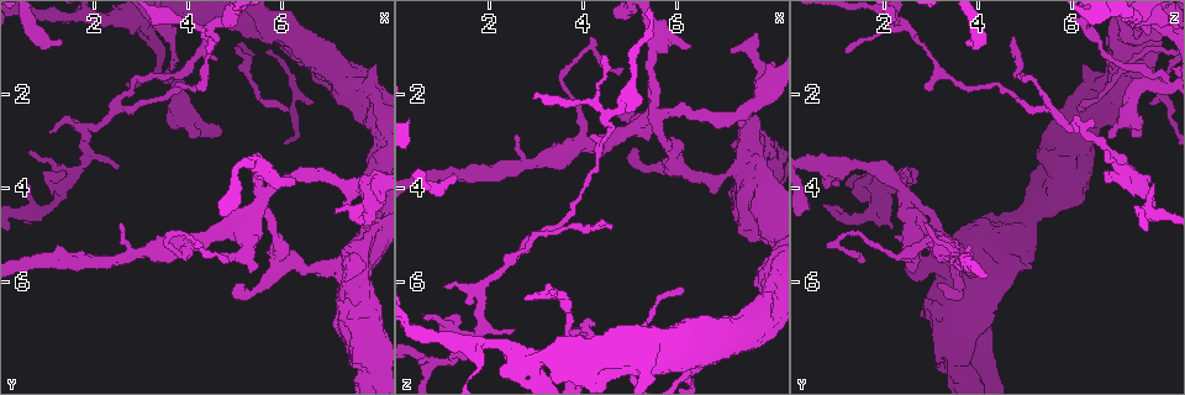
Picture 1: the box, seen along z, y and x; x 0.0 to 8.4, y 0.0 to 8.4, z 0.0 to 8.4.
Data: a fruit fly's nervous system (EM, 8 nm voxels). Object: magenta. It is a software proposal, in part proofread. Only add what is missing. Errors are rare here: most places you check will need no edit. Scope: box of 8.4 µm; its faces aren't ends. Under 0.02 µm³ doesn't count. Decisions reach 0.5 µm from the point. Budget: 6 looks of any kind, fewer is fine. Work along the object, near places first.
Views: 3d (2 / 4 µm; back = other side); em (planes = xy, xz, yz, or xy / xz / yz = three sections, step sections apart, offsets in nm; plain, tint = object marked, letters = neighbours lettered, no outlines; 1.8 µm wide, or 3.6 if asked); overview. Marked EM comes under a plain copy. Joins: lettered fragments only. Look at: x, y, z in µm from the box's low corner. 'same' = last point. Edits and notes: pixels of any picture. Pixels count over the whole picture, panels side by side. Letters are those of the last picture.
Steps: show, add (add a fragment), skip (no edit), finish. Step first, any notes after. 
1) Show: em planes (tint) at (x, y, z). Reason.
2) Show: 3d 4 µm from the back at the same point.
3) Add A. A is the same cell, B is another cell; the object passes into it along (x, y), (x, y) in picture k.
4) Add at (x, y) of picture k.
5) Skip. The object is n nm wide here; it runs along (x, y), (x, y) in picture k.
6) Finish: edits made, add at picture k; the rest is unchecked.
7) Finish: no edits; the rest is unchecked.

Show: em 3.6 µm planes (letters) at (5.50, 4.35, 2.55). Four or more arms meet.

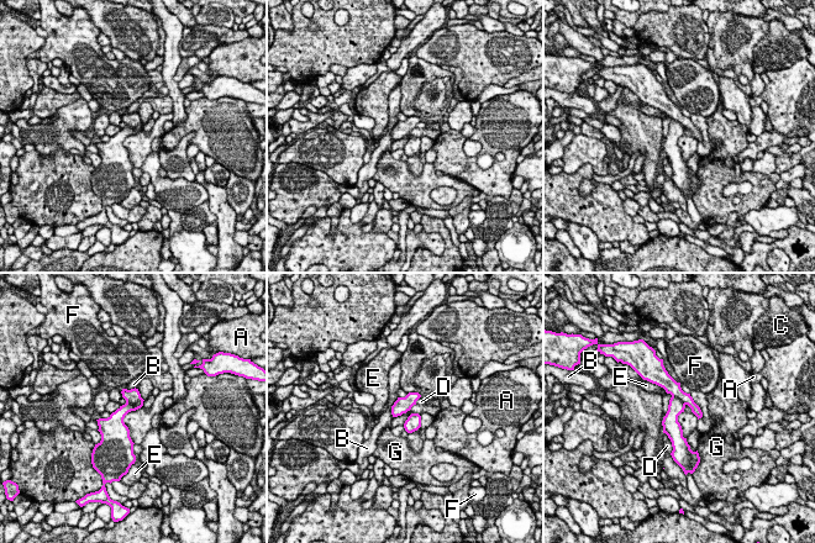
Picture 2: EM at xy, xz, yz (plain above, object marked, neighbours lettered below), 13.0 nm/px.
Skip. A, B, C, D, E, F and G are other cells; a border runs along (398, 396), (392, 406), (393, 417) in picture 2; none of them fits.

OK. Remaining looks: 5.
Show: em xy step 4 (tint) at (3.75, 1.80, 7.80). Narrows sharply.

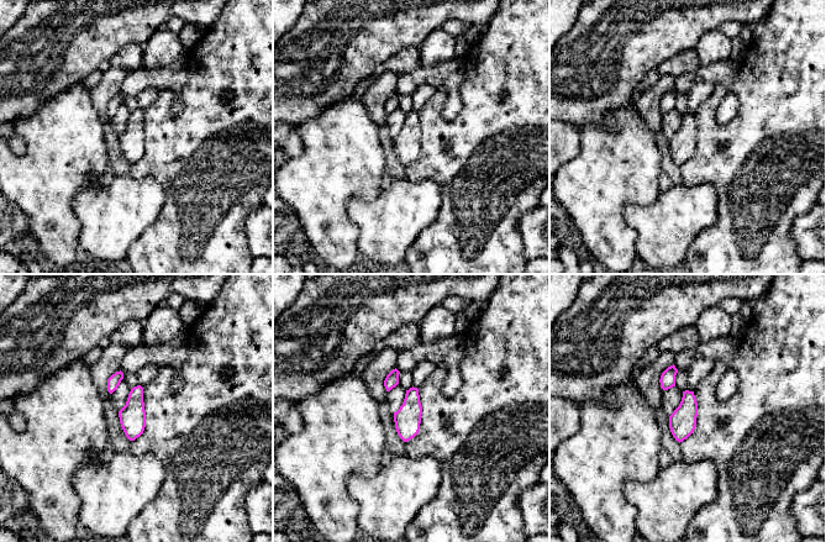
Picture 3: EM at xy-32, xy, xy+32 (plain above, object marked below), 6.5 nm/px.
Show: em planes (letters) at the same point. Another direction.

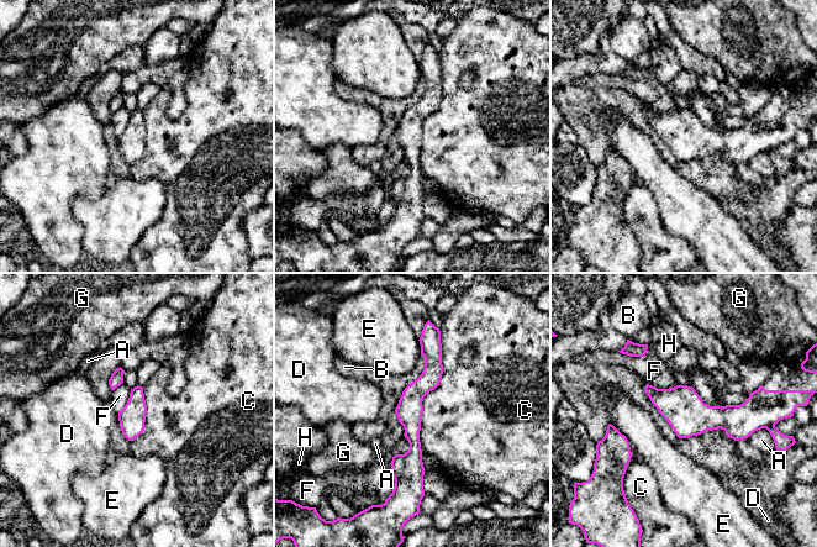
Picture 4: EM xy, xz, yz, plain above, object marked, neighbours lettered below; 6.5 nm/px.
Skip. The object is 170 nm wide here; the longest contact is with C, 800 nm; A, B, C, D, E, F, G and H are other cells; none of them fits.

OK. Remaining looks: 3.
Show: 3d 2 µm at (1.30, 3.70, 7.15). A fork.

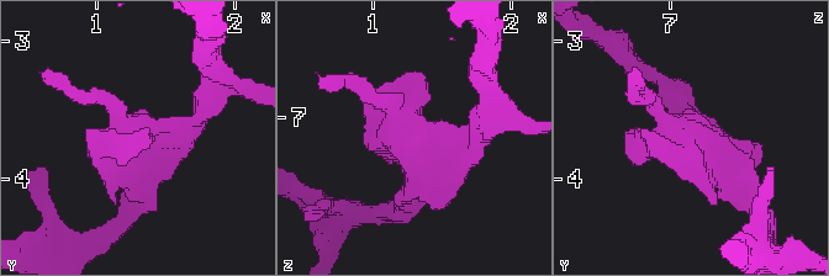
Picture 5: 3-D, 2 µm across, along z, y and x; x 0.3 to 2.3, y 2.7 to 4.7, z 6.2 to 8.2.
Show: em planes (letters) at (1.28, 3.68, 7.16).

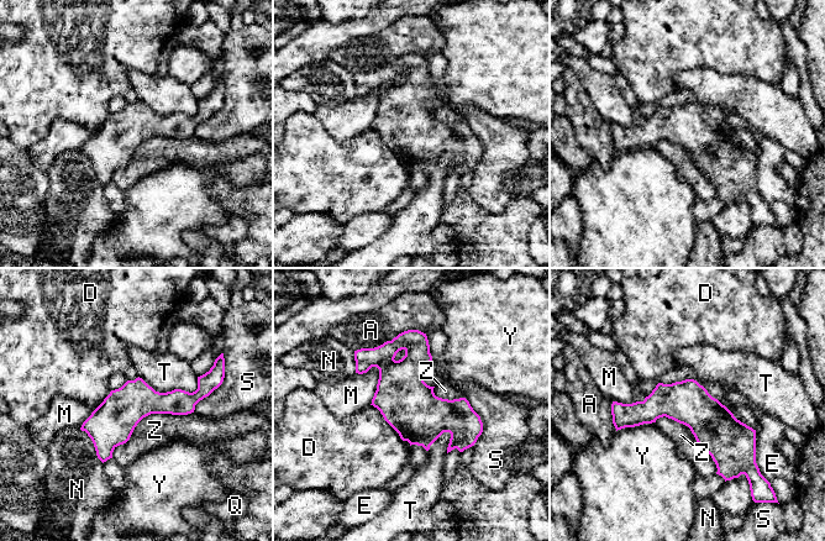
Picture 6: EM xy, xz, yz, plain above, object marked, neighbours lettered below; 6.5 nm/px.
Skip. The object is 280 nm wide here; A, D, E, M, N, Q, S, T, Y and Z are other cells; no lettered fragment goes on from it.

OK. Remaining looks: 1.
Finish: no edits; the rest is unchecked.

